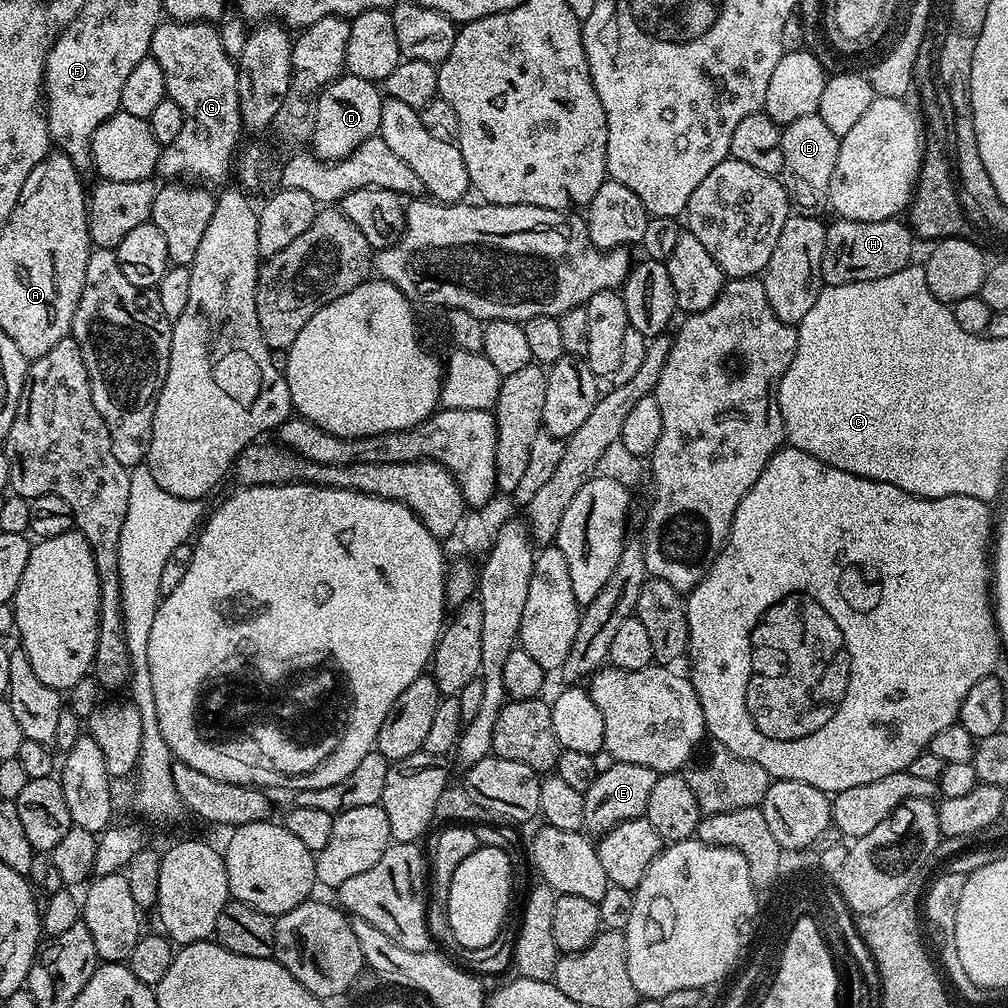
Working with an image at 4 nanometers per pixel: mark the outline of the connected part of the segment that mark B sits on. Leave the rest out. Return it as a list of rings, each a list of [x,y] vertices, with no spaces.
[[[818,114],[783,125],[780,137],[784,159],[782,183],[788,192],[791,207],[804,214],[823,213],[823,208],[829,207],[830,178],[838,162],[840,137],[830,130],[830,126],[826,126],[826,122],[822,122]]]

